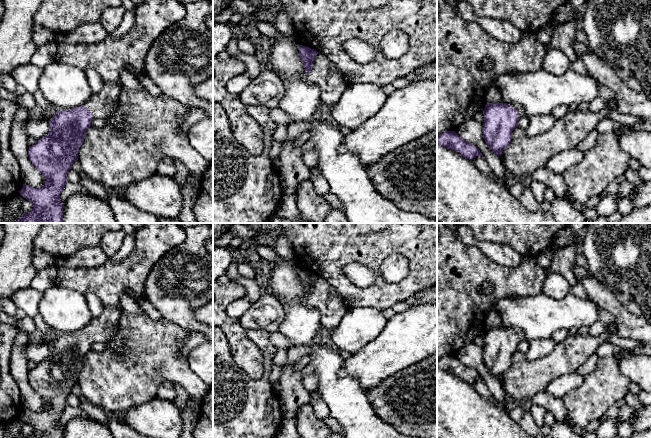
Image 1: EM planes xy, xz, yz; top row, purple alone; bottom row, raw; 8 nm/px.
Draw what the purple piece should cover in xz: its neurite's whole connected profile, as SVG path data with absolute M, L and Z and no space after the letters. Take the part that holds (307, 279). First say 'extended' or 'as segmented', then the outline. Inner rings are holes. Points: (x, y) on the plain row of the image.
extended | M300 269L299 280L305 291L306 304L319 312L321 325L337 327L349 308L335 288L324 278L303 269Z

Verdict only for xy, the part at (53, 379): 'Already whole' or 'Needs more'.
Needs more

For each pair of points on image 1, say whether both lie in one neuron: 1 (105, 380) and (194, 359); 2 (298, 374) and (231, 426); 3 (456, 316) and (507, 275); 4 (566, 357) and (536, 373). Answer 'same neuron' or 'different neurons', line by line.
1: different neurons
2: different neurons
3: same neuron
4: same neuron

